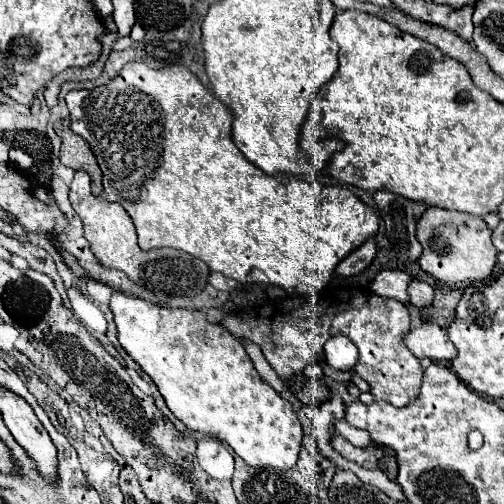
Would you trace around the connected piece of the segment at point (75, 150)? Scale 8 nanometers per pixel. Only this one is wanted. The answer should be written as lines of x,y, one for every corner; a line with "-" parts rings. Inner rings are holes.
68,120
58,122
58,126
54,124
54,130
58,132
58,136
62,138
62,152
60,152
60,162
72,170
84,170
92,176
92,194
100,196
102,194
102,172
96,164
96,158
90,150
90,146
76,136
70,126

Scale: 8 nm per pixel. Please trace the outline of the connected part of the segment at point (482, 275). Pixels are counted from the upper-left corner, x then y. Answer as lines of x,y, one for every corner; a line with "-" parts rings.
432,206
420,218
418,240
422,244
420,268
440,282
486,282
492,276
498,250
492,242
492,230
478,216

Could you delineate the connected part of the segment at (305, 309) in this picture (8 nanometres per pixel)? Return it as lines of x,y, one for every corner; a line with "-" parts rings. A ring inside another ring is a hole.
356,288
332,296
332,304
320,304
320,300
312,296
288,296
282,300
268,300
256,308
224,312
222,326
236,338
258,344
274,372
286,384
296,374
304,372
308,364
316,362
318,354
320,362
326,364
324,344
342,334
358,348
358,362
352,372
370,384
370,392
376,400
404,406
412,402
420,390
424,370
420,360
404,344
404,336
410,332
410,314
396,298
382,298

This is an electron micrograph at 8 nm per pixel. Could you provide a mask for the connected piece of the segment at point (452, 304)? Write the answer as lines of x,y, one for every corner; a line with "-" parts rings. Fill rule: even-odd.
436,288
434,302
422,310
424,320
438,324
440,328
448,328
454,318
456,318
456,306
458,300
462,298
462,290
446,290
446,288

